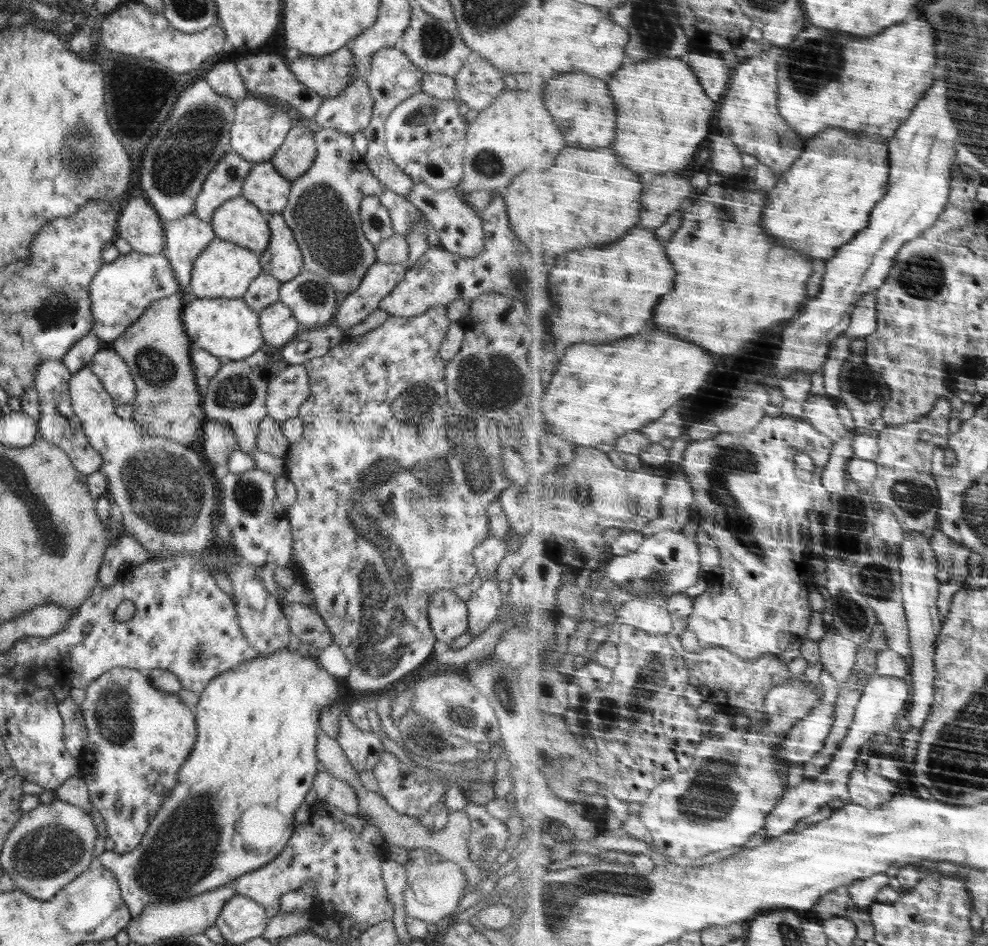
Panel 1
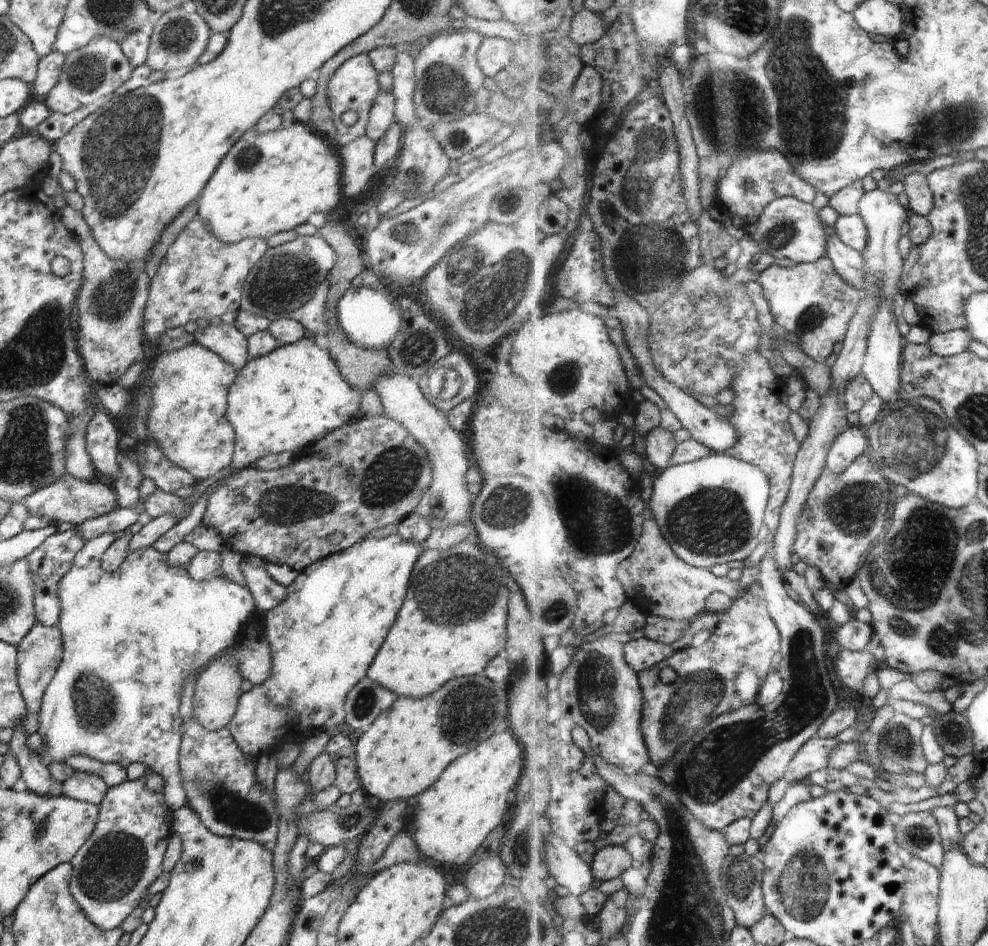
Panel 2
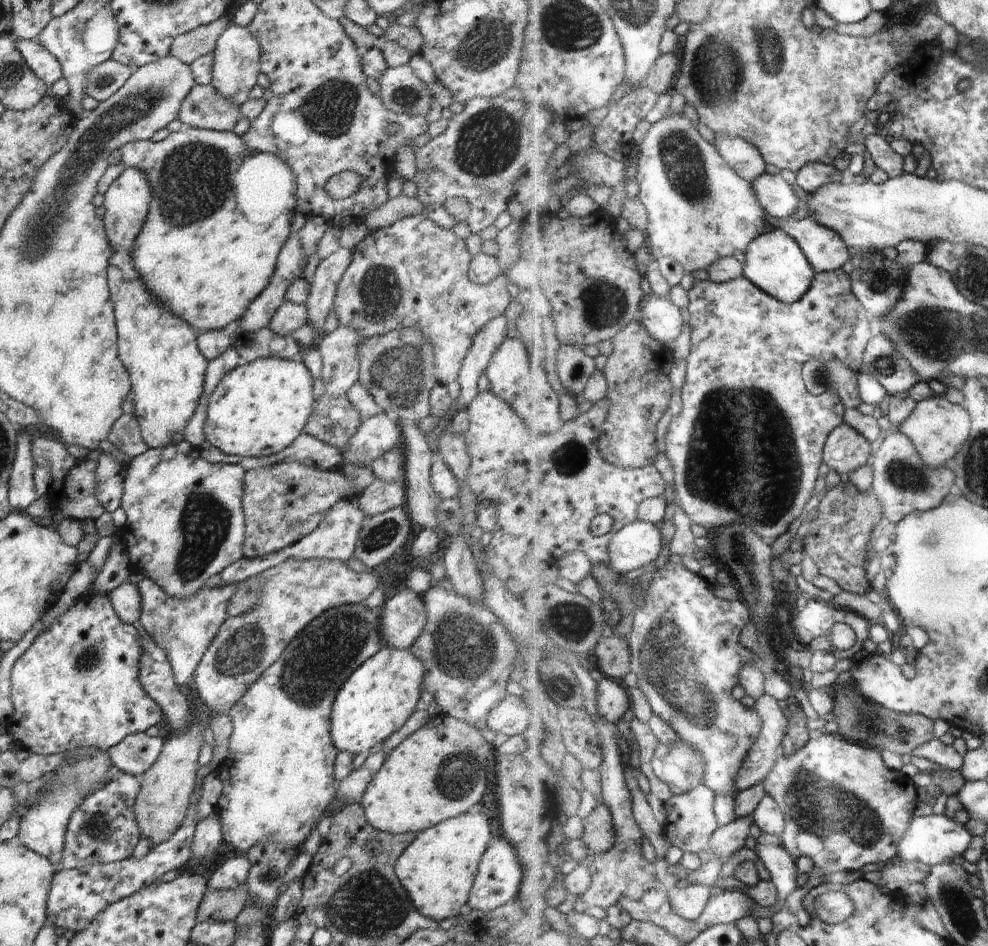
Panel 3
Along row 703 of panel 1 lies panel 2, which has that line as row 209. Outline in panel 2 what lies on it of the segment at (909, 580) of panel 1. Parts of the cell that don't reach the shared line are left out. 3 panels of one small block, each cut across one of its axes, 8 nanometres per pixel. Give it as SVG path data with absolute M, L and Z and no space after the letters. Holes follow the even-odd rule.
M919 172L909 174L905 178L904 188L903 196L911 212L929 217L936 208L936 201L928 175Z

